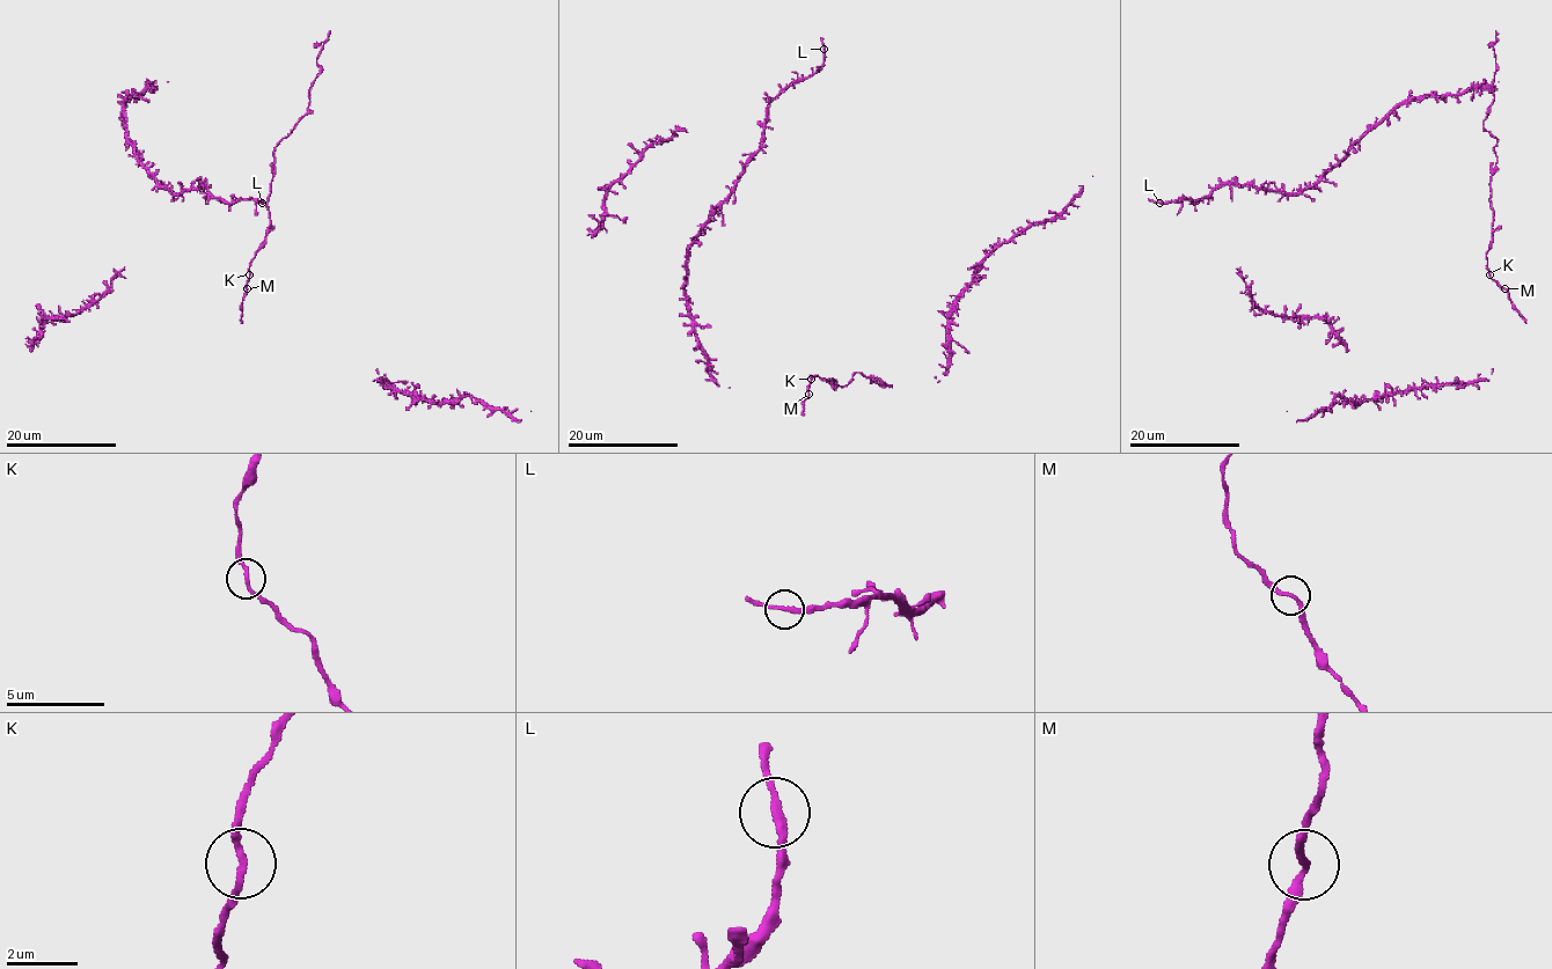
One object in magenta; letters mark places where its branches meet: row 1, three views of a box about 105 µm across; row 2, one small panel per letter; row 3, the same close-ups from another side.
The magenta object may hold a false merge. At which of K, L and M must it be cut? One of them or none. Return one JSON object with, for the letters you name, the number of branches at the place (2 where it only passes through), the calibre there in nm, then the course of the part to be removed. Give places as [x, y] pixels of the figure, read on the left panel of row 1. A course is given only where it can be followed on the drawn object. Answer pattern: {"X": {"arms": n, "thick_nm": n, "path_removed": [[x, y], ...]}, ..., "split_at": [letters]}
{"split_at": []}

